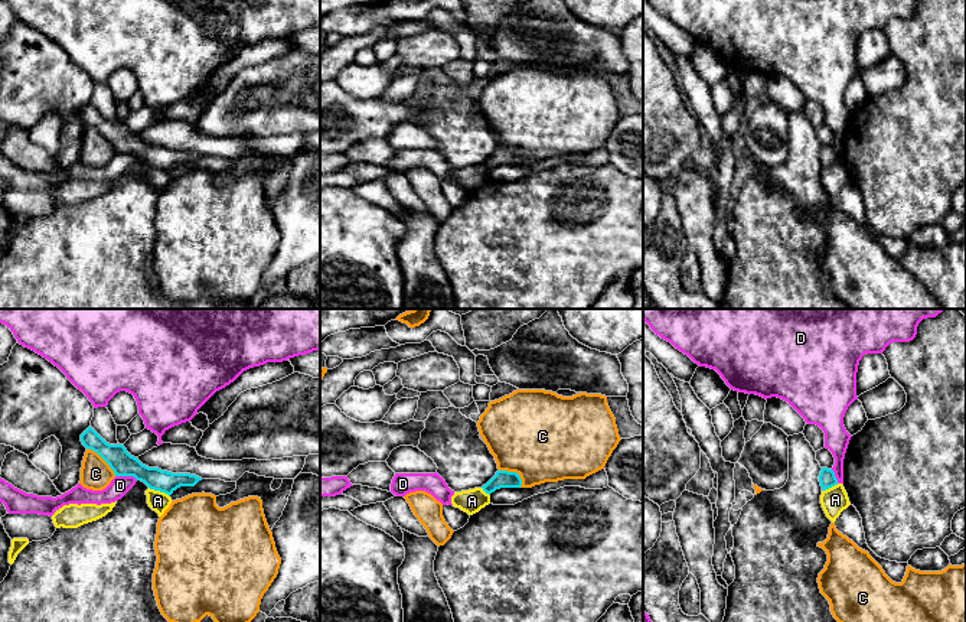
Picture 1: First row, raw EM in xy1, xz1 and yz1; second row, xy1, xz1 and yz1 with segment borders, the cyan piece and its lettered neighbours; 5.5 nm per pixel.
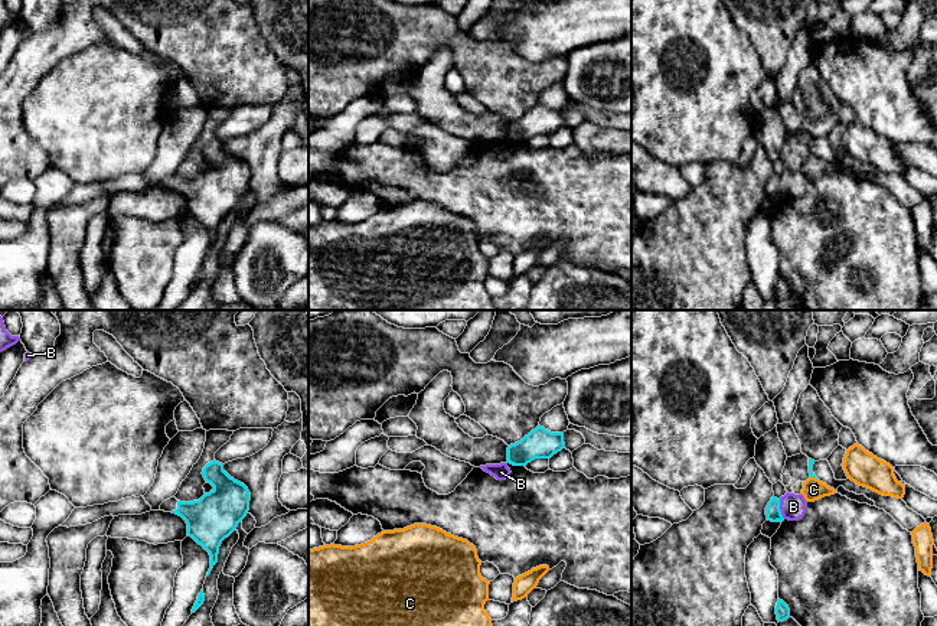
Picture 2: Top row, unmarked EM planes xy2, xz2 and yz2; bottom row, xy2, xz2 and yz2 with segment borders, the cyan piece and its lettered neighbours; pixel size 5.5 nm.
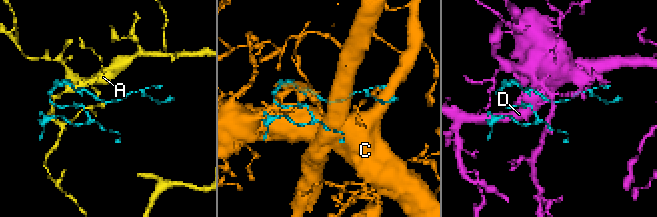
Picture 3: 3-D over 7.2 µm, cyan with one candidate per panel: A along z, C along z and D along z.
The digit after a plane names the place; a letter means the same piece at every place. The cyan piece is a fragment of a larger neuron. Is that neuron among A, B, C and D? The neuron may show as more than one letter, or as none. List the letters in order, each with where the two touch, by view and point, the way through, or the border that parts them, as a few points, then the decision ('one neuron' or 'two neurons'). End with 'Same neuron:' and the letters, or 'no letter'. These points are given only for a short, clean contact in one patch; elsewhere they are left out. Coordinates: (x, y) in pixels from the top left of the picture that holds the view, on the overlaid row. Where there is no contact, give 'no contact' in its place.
A: meets cyan in xy1 at (159, 489); border along xy1 (149, 487), (163, 491), (169, 497); two neurons
B: meets cyan in yz2 at (779, 509); border along yz2 (779, 499), (779, 508), (784, 518); two neurons
C: meets cyan in xy1 at (103, 458); two neurons
D: meets cyan in xy1 at (127, 475); two neurons
Same neuron: no letter

